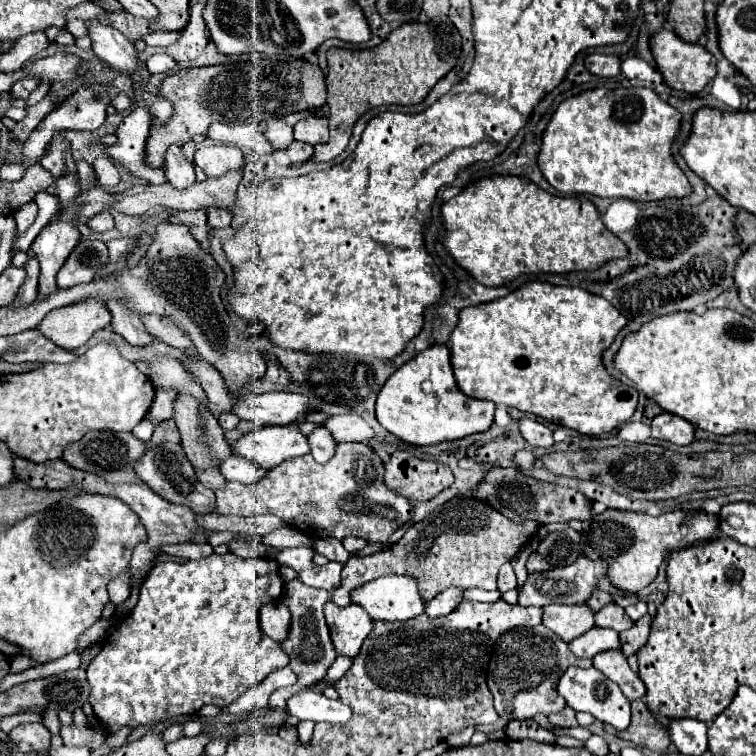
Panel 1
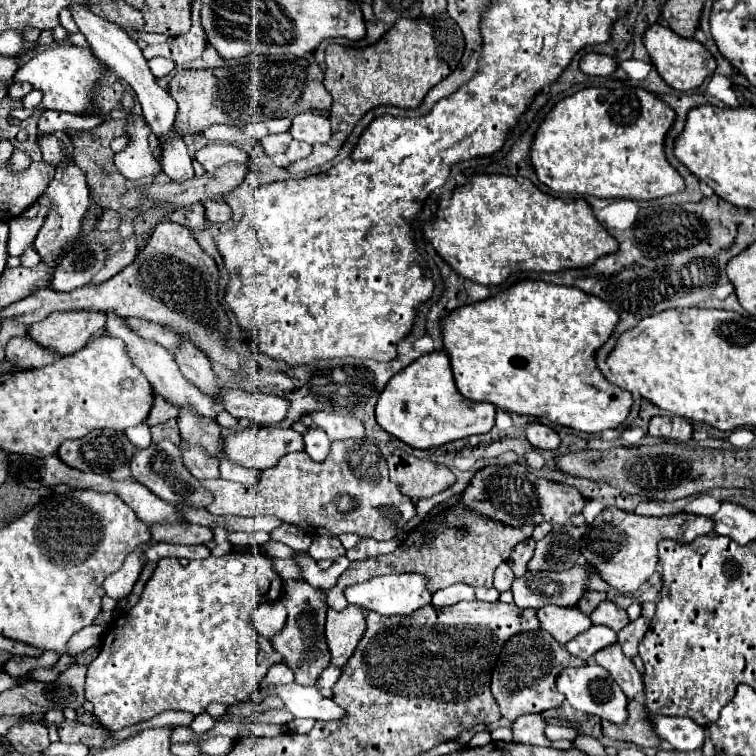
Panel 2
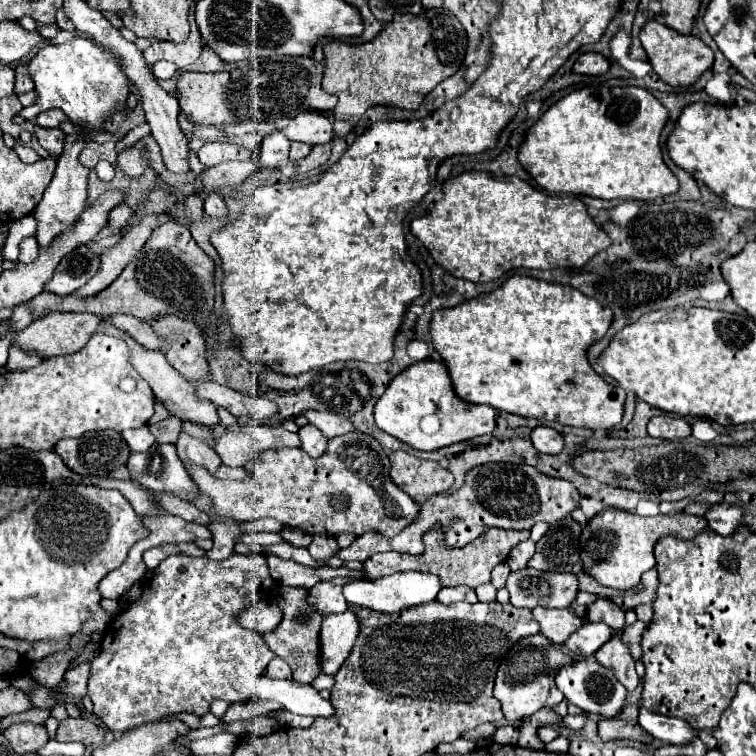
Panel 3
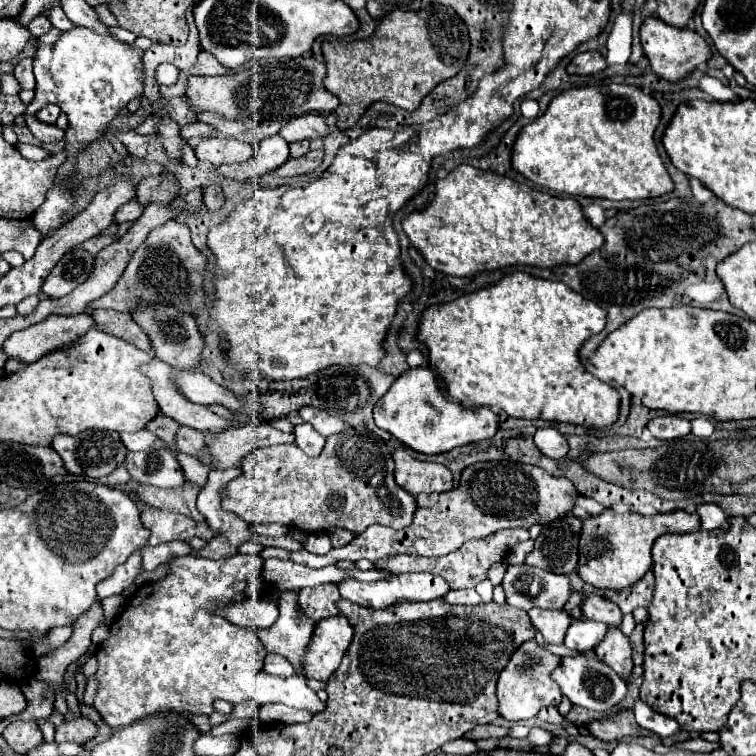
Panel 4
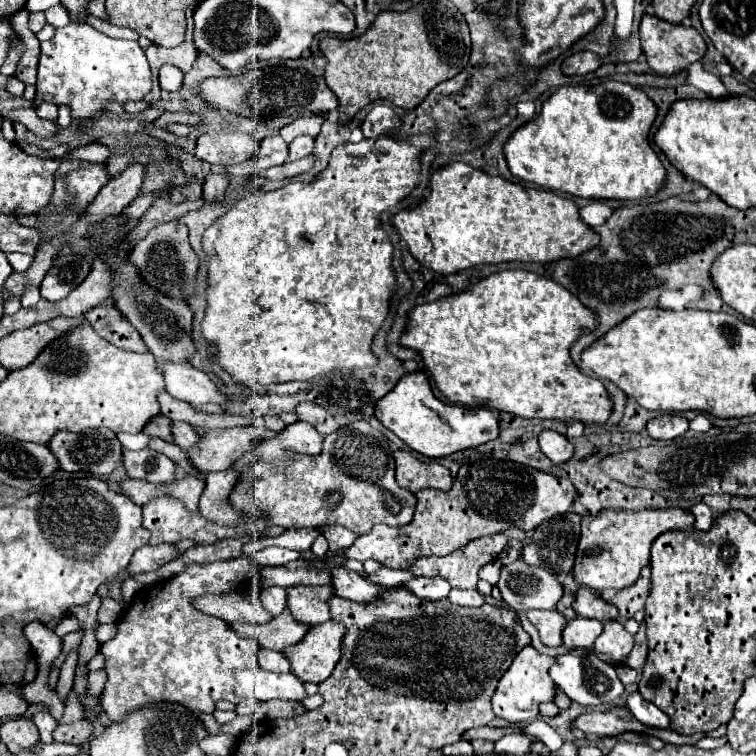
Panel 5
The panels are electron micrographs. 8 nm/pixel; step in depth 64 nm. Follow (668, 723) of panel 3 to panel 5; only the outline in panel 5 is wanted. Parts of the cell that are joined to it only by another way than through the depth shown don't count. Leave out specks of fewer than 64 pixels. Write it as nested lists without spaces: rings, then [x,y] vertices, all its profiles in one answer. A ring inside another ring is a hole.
[[[632,692],[628,696],[628,708],[634,714],[634,718],[650,728],[658,728],[658,730],[670,730],[670,718],[656,708],[652,702],[644,700],[640,696],[640,692]]]

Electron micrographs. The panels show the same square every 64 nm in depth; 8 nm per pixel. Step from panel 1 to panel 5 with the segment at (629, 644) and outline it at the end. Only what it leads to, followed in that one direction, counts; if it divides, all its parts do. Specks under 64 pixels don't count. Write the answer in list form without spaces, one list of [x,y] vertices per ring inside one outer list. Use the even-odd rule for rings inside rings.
[[[642,622],[640,628],[638,628],[638,632],[634,634],[634,648],[632,648],[630,656],[626,658],[626,664],[630,668],[640,670],[644,666],[644,662],[646,662],[646,654],[648,654],[648,646],[646,646],[646,624]]]

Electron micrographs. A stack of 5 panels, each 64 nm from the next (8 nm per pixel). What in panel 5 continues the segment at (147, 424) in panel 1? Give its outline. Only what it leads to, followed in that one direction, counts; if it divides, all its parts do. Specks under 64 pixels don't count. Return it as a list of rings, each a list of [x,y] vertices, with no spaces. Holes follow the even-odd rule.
[[[140,432],[140,434],[118,434],[118,440],[122,442],[124,448],[130,448],[130,450],[142,450],[150,442],[150,438],[144,432]]]

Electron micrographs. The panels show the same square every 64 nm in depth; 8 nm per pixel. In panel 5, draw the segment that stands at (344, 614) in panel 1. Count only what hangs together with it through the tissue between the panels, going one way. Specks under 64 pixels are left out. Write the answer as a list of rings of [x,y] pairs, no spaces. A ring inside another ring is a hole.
[[[334,620],[312,626],[300,644],[284,650],[292,664],[292,674],[302,682],[324,682],[342,656],[344,634],[346,628]]]

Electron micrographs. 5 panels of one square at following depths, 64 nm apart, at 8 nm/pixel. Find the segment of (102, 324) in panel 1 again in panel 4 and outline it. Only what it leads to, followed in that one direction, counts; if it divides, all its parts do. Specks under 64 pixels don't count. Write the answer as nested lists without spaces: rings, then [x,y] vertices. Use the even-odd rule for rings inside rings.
[[[86,312],[80,316],[48,316],[40,324],[14,332],[2,348],[10,358],[32,364],[52,350],[74,346],[92,326],[94,320]]]

